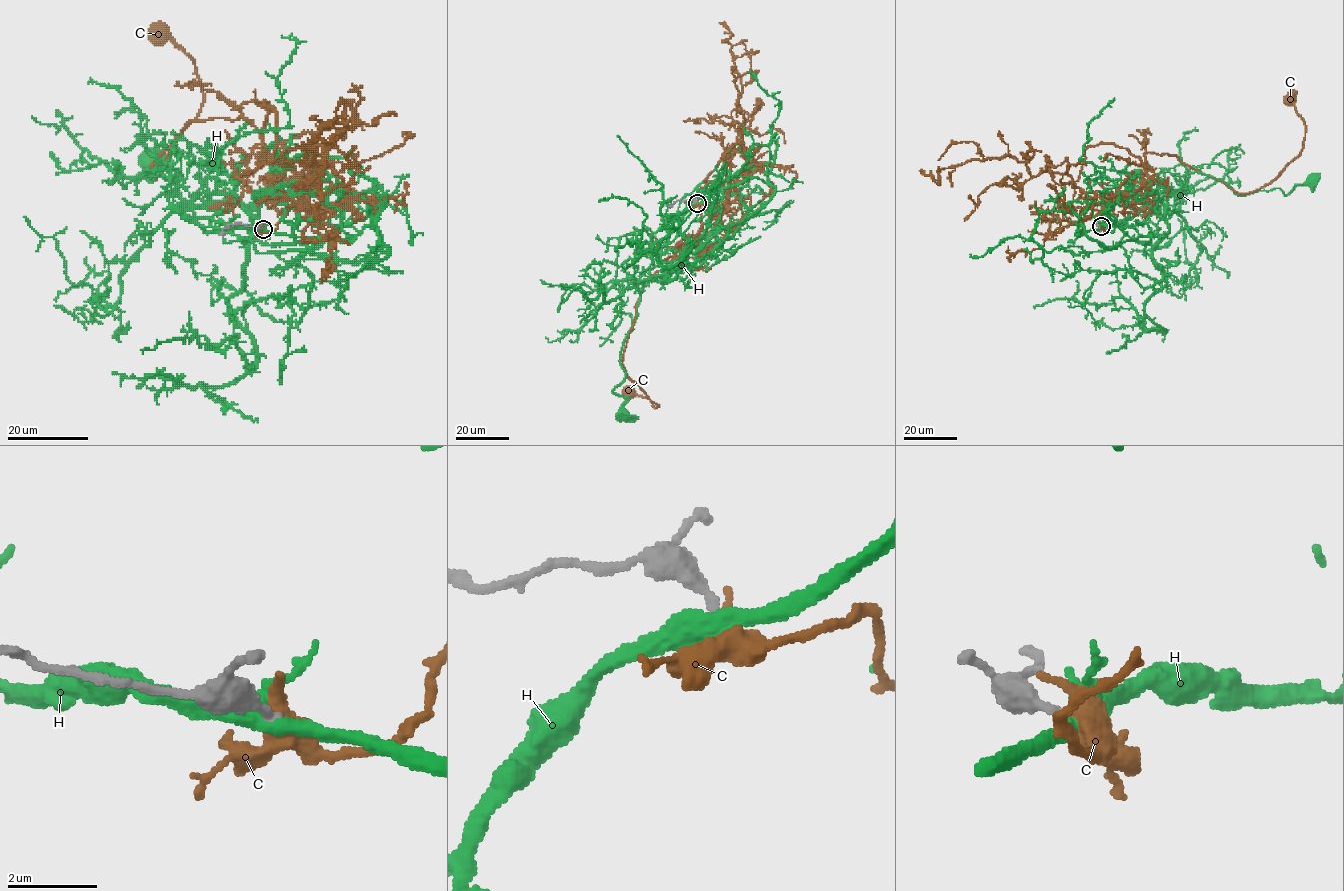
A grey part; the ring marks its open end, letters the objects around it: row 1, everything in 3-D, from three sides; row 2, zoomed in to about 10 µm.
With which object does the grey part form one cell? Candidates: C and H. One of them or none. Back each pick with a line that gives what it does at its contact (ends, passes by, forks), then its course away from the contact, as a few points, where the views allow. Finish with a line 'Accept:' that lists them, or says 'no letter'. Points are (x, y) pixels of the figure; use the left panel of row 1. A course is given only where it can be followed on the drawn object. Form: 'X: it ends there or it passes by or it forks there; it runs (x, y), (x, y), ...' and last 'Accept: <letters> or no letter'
C: it forks there; it runs (263, 229), (301, 206), (307, 178), (241, 116), (190, 120), (150, 175), (203, 100), (195, 64), (157, 34)
Accept: C

